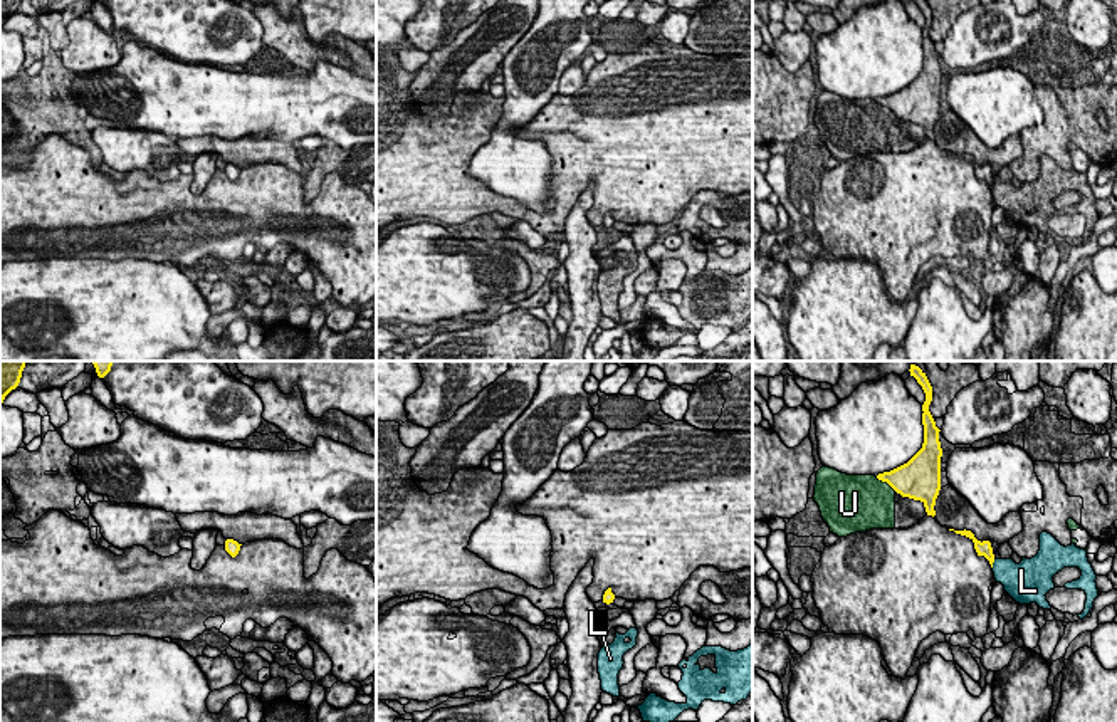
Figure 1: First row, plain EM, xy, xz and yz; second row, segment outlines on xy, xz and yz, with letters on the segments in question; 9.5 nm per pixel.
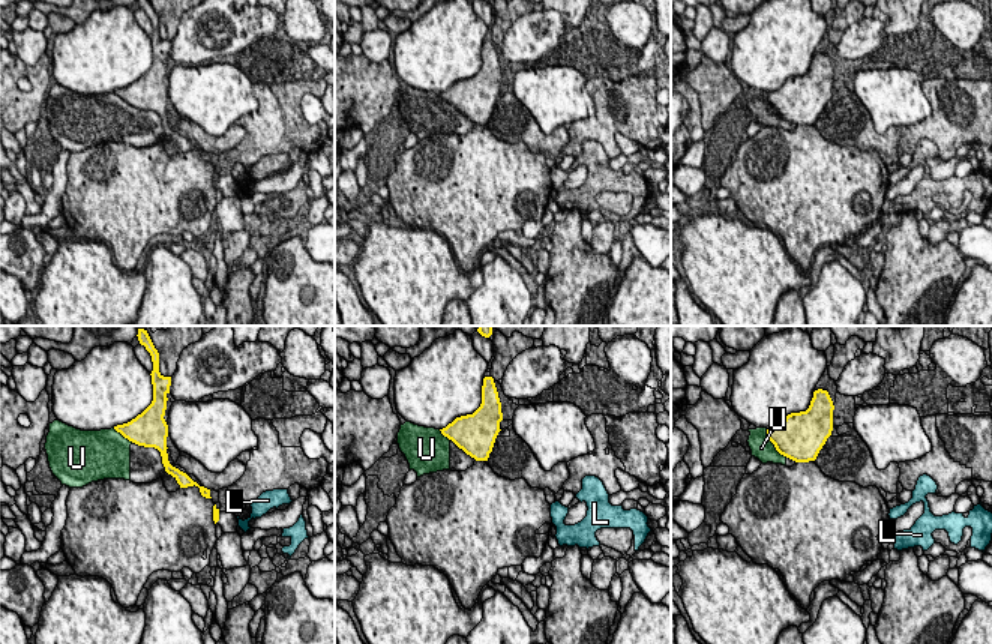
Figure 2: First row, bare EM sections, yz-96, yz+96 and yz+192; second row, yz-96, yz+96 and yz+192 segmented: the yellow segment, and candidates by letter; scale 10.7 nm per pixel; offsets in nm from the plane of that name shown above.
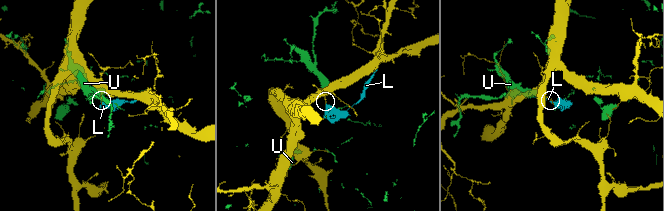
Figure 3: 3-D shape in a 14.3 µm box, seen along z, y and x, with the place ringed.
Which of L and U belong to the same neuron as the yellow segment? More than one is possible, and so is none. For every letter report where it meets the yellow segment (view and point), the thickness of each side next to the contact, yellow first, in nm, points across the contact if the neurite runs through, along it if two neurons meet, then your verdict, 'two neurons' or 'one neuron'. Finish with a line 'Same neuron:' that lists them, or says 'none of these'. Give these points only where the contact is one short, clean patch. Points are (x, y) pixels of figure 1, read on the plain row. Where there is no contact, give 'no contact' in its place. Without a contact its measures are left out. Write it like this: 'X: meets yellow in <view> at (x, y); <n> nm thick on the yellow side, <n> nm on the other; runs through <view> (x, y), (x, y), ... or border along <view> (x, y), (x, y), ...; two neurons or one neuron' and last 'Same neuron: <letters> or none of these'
L: meets yellow in yz at (993, 185); 130 nm thick on the yellow side, 260 nm on the other; two neurons
U: meets yellow in yz at (886, 104); 320 nm thick on the yellow side, 460 nm on the other; two neurons
Same neuron: none of these

